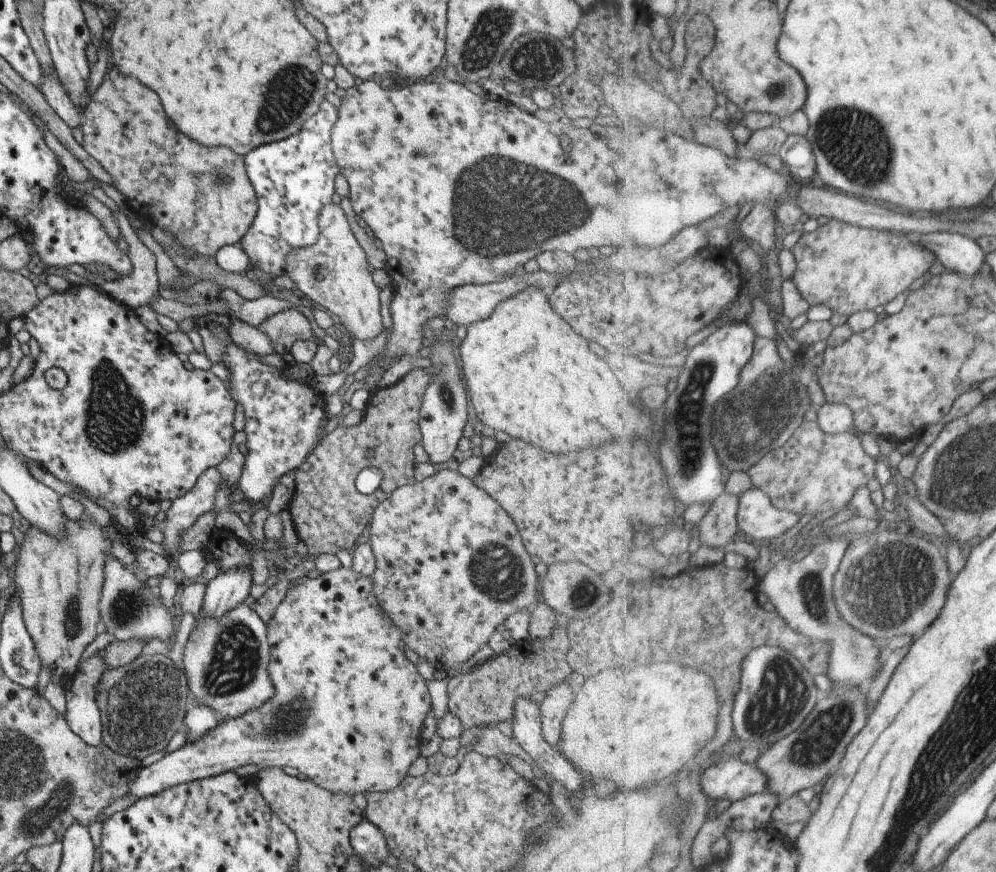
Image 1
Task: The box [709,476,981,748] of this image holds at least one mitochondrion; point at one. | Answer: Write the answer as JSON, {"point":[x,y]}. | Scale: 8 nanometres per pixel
{"point":[891,593]}

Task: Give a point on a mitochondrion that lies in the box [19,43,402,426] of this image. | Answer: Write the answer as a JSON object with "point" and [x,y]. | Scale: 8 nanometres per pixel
{"point":[299,84]}

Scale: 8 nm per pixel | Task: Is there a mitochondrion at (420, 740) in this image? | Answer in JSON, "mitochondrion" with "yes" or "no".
{"mitochondrion":"no"}

